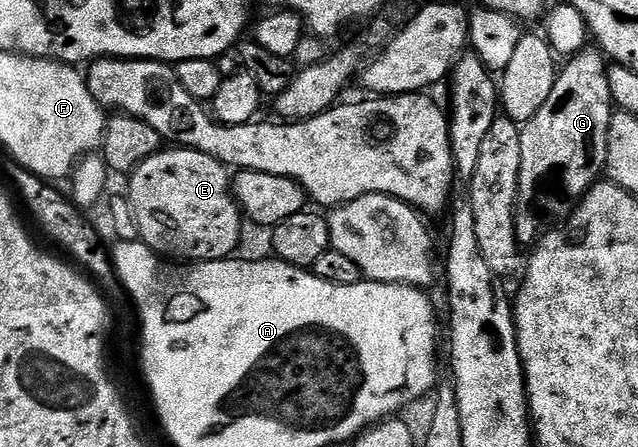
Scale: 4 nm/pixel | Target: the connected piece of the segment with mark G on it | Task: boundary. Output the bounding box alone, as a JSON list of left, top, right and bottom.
[514,46,615,246]

